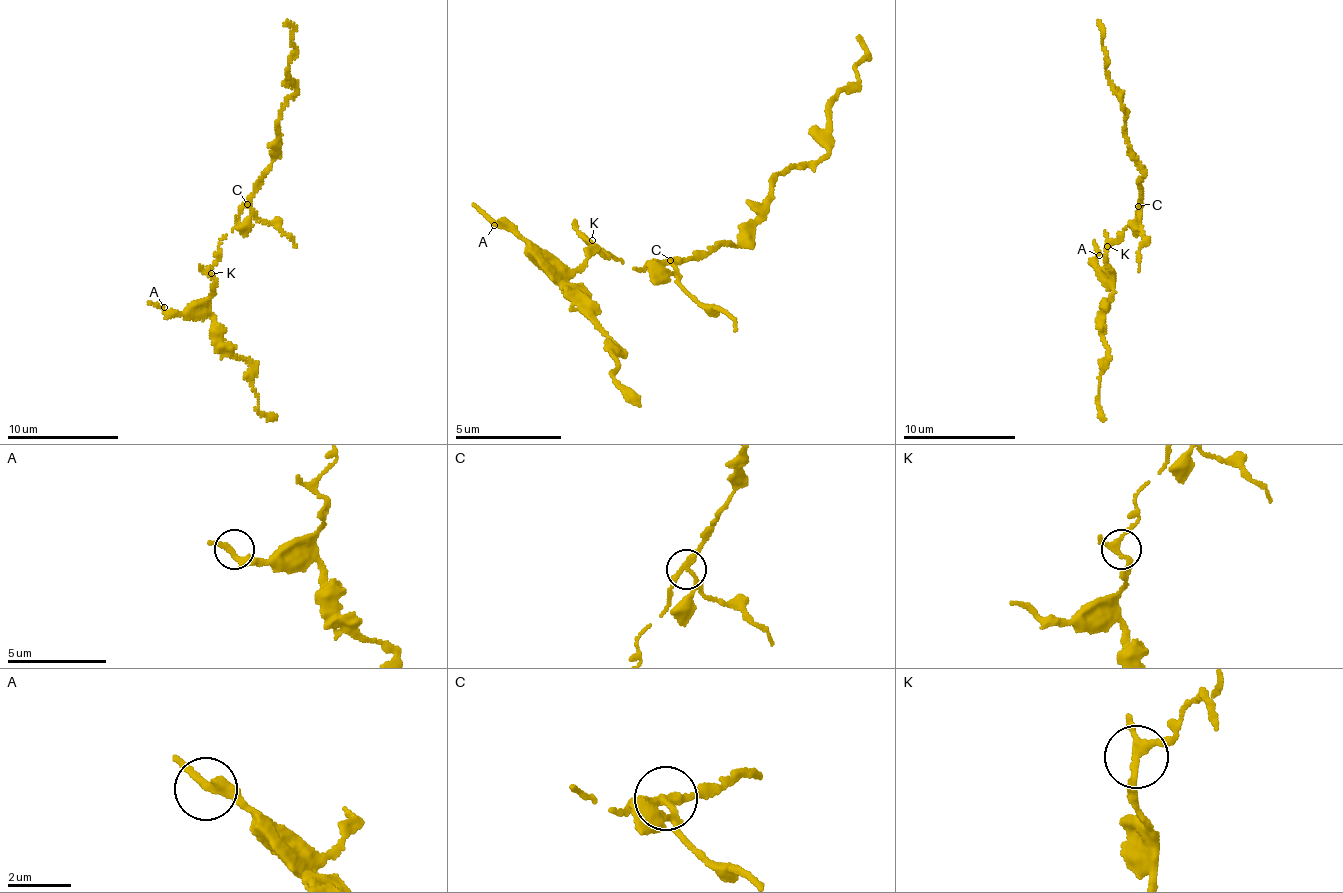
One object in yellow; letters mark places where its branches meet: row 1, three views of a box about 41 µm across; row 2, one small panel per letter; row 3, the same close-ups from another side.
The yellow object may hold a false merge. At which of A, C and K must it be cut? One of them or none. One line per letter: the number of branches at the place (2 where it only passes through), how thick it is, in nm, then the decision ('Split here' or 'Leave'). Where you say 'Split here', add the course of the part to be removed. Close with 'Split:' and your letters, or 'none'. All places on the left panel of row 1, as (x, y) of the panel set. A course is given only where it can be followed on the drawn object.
A: Branches: 2. Thickness 280 nm. Leave
C: Branches: 3. Thickness 240 nm. Split here. Course of the part to remove: (248, 204), (253, 215), (269, 222), (296, 247)
K: Branches: 3. Thickness 220 nm. Leave
Split: C

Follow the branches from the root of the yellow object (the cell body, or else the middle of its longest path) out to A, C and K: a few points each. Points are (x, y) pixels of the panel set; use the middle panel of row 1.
A: (658, 261), (646, 274), (608, 253), (603, 258), (590, 242), (587, 259), (574, 267), (494, 225)
C: (658, 261), (671, 262)
K: (658, 261), (646, 274), (621, 264), (621, 260), (608, 253), (604, 256), (601, 248), (588, 242), (592, 240)

